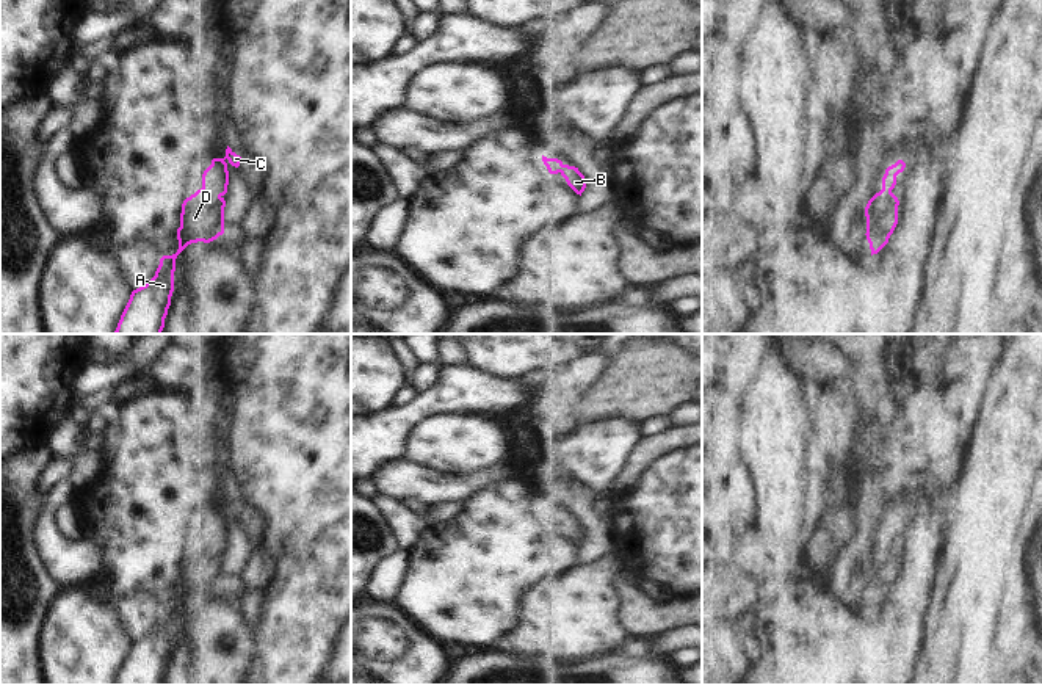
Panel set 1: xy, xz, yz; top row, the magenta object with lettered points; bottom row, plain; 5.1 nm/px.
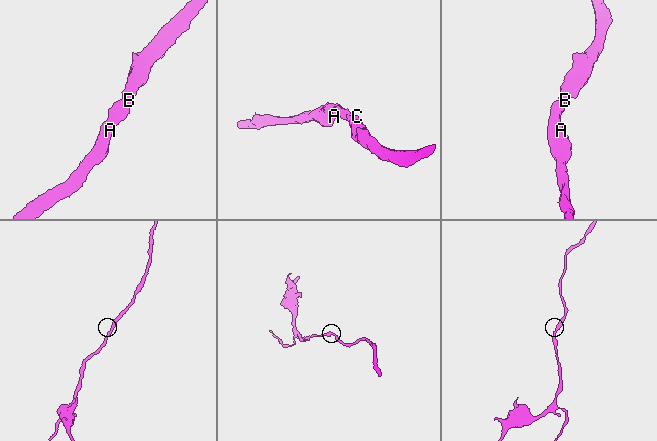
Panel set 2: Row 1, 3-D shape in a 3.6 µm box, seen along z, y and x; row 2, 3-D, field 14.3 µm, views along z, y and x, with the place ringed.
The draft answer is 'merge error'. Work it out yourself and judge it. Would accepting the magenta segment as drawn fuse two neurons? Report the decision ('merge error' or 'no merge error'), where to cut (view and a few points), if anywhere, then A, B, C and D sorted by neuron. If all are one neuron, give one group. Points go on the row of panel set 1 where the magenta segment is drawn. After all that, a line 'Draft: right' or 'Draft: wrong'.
no merge error | no cut | A B C D
Draft: wrong

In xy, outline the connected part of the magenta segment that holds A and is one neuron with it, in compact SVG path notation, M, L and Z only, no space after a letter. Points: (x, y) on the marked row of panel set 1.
M227 146L224 158L212 160L202 174L202 188L182 204L177 252L163 256L155 276L132 292L114 334L161 334L174 292L175 259L188 245L210 243L224 234L227 165L238 168L240 158Z

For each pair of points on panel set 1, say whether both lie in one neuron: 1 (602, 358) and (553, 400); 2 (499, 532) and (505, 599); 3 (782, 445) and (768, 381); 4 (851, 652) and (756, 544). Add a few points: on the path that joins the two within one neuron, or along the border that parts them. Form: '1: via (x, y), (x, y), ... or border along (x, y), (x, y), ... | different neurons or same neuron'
1: via (589, 369), (566, 387) | same neuron
2: via (499, 549), (500, 582) | same neuron
3: via (776, 430), (776, 397) | same neuron
4: border along (760, 582), (809, 582), (820, 591) | different neurons

